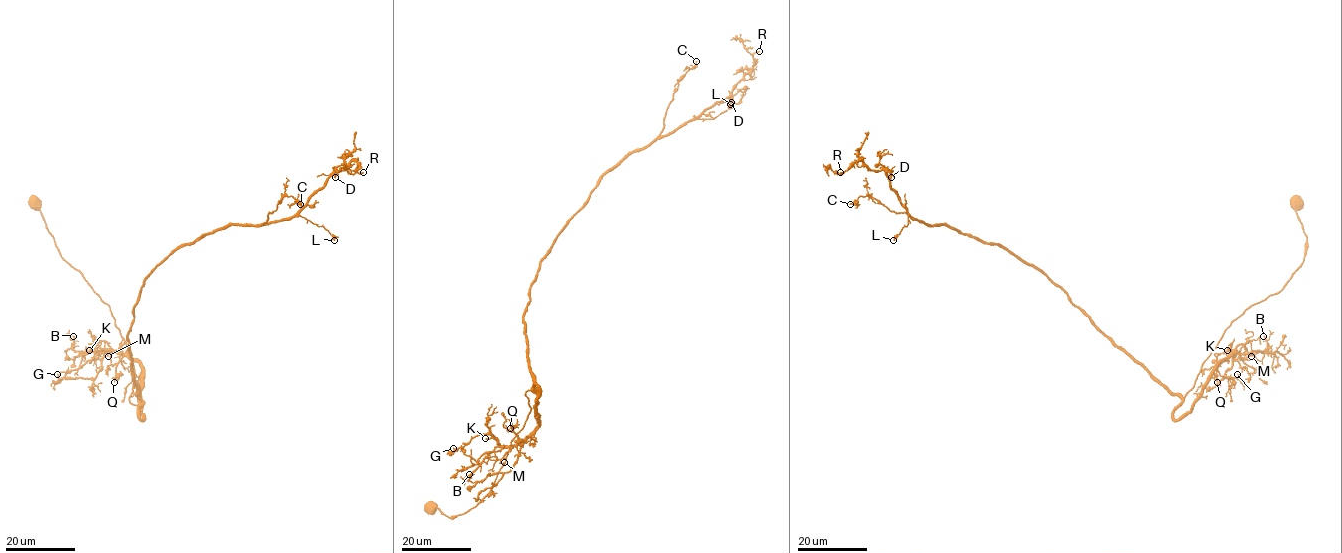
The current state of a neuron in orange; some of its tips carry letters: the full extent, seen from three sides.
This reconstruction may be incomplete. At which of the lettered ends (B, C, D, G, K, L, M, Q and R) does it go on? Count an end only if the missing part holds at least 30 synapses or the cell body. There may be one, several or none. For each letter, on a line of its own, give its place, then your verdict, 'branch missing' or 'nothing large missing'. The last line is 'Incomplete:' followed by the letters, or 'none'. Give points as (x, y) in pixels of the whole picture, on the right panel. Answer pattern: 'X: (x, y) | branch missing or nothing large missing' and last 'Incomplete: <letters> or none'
B: (1263, 336) | nothing large missing
C: (850, 204) | nothing large missing
D: (891, 177) | nothing large missing
G: (1237, 374) | nothing large missing
K: (1227, 350) | nothing large missing
L: (893, 240) | nothing large missing
M: (1251, 356) | nothing large missing
Q: (1217, 382) | nothing large missing
R: (840, 172) | branch missing
Incomplete: R

